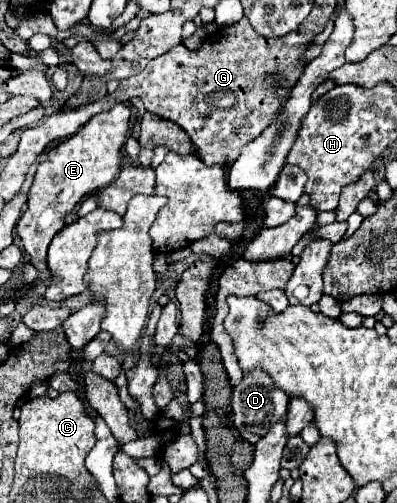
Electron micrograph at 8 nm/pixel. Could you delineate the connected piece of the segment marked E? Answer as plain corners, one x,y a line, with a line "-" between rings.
116,103
110,111
94,115
80,131
46,151
46,159
38,163
34,185
28,197
28,209
18,221
18,235
24,243
24,251
30,255
30,263
40,271
40,279
48,279
46,251
52,237
66,225
66,215
76,209
82,197
106,187
116,175
122,163
122,147
128,137
130,109
124,103

